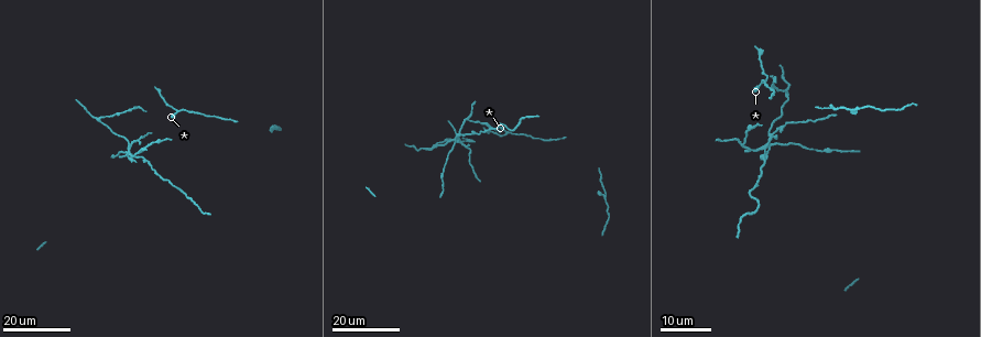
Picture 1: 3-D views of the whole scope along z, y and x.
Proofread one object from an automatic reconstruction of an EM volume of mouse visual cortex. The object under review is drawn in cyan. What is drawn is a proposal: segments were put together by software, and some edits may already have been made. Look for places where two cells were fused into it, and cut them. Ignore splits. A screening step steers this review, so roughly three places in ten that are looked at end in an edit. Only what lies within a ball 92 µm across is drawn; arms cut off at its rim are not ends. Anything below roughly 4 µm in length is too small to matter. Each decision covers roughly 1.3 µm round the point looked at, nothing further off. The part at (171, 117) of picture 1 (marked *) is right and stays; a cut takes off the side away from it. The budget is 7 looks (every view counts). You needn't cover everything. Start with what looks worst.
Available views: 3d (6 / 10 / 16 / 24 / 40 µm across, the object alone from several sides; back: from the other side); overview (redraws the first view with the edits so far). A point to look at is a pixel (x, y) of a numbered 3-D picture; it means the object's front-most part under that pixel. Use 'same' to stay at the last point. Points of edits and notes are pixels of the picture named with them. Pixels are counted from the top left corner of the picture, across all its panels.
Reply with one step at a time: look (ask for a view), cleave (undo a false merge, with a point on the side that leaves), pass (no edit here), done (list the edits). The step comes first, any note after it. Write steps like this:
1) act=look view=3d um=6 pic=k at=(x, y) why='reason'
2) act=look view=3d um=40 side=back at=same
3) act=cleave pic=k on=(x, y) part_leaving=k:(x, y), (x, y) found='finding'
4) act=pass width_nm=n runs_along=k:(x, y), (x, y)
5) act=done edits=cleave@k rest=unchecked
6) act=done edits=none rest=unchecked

act=look view=3d um=24 pic=1 at=(129, 153) why='four arms meet'

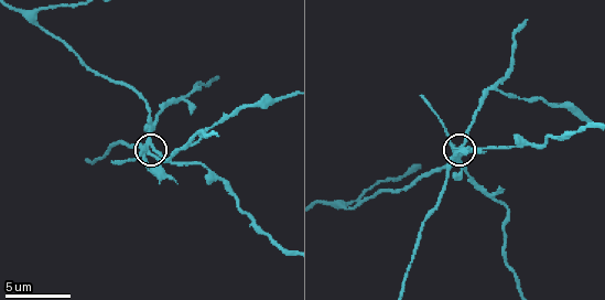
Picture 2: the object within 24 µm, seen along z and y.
act=look view=3d um=6 pic=2 at=(148, 140)

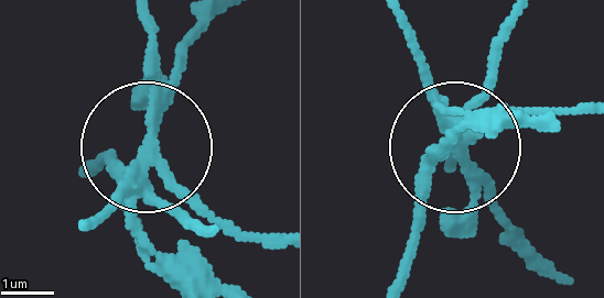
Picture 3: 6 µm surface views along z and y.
act=look view=3d um=6 side=back pic=3 at=(149, 153)

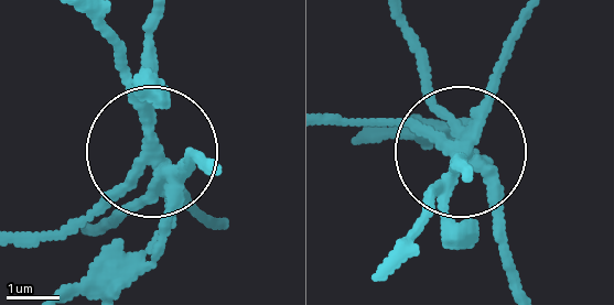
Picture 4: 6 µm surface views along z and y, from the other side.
act=cleave pic=4 on=(142, 82) part_leaving=4:(150, 142), (202, 163) found='a second cell is stuck on'

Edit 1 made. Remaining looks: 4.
act=look view=3d um=6 pic=2 at=(32, 21) why='three-way junction'

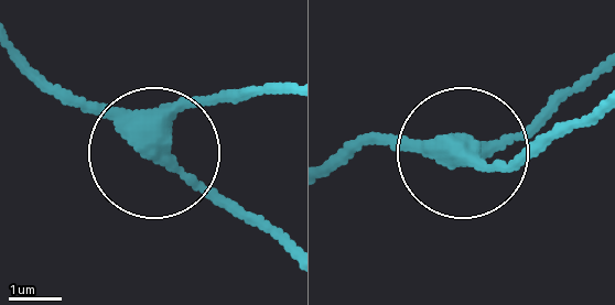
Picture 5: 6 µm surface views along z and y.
act=cleave pic=5 on=(228, 90) width_nm=360 part_leaving=5:(157, 133), (244, 94), (283, 94) found='two cells meet here'

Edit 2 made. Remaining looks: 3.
act=look view=overview

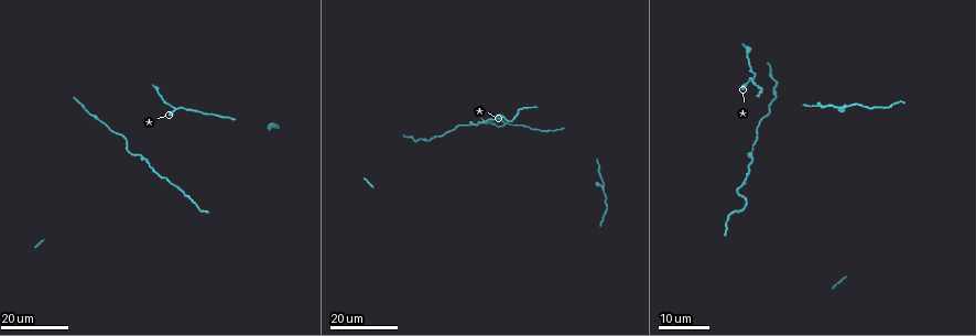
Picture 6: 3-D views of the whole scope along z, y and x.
act=look view=3d um=16 pic=6 at=(505, 123) why='three-way junction'

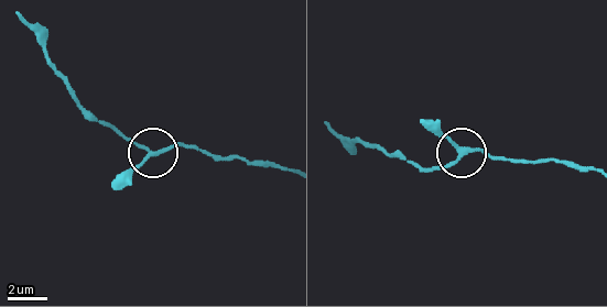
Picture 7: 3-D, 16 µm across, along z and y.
act=look view=3d um=6 pic=7 at=(461, 155)

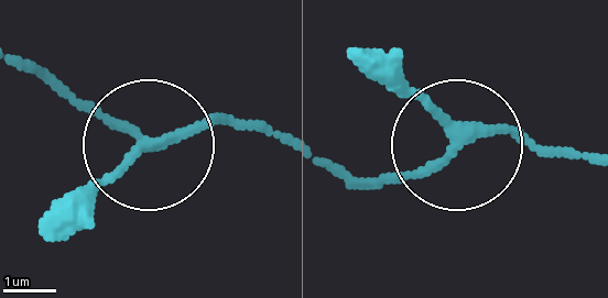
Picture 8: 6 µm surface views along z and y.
act=pass side_arm_um=11 runs_along=8:(356, 59), (391, 73), (447, 139), (416, 169), (369, 187) found='continuous, no second cell'

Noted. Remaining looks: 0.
act=done edits=cleave@4,cleave@5 rest=unchecked

